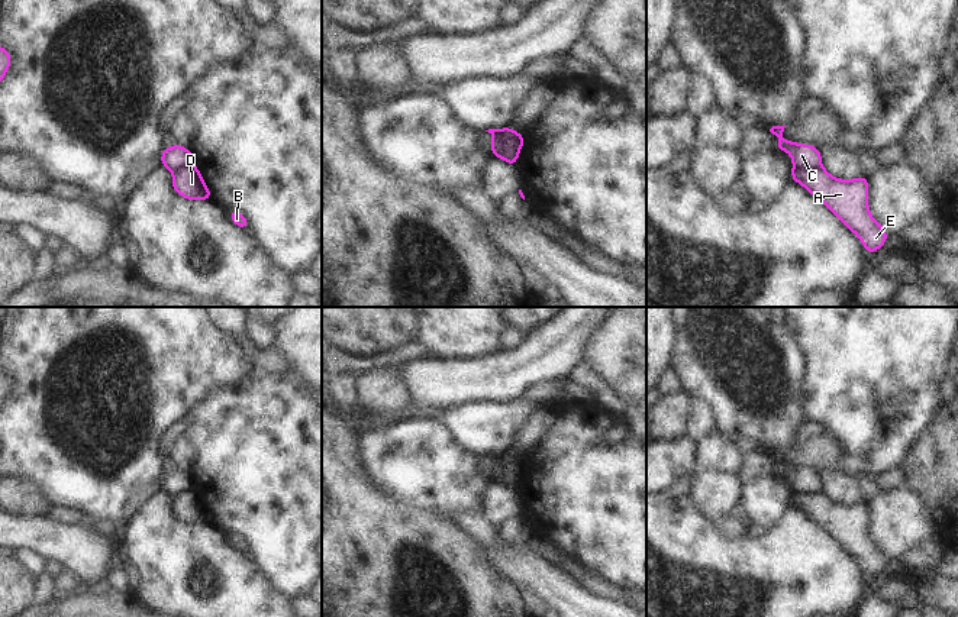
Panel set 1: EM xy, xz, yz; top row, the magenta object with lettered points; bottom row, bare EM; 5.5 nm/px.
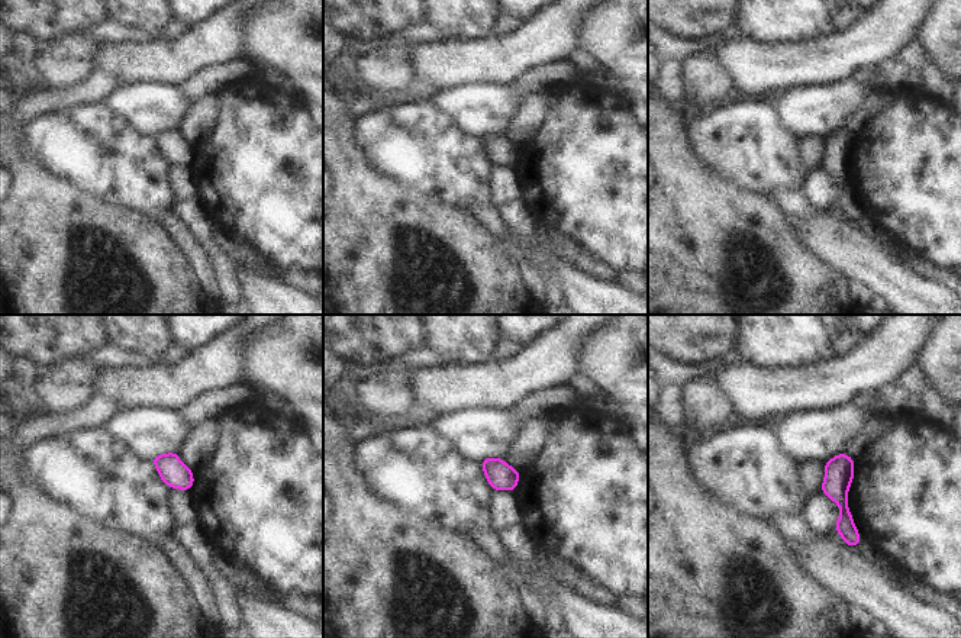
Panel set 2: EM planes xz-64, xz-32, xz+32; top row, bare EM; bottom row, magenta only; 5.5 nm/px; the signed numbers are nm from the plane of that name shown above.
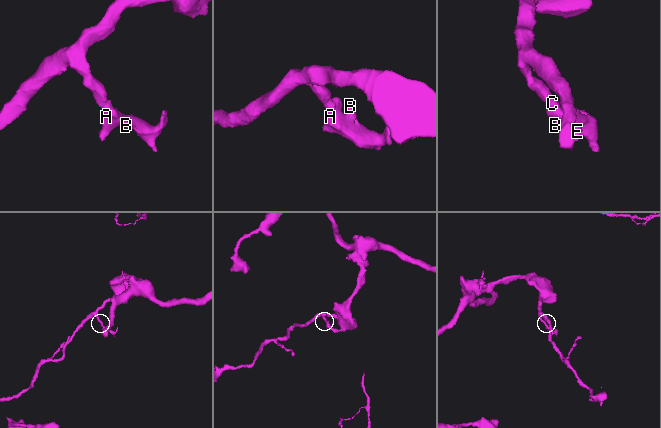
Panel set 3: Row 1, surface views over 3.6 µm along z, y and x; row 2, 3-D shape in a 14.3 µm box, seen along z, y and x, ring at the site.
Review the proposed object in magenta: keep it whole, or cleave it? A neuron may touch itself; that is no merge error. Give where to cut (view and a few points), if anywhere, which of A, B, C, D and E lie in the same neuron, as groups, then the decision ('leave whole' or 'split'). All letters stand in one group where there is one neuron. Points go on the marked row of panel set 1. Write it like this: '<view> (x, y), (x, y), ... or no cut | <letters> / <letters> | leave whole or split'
yz (793, 167), (821, 168) | A B D E / C | split

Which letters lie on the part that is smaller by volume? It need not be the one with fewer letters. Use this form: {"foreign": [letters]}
{"foreign": ["A", "B", "D", "E"]}

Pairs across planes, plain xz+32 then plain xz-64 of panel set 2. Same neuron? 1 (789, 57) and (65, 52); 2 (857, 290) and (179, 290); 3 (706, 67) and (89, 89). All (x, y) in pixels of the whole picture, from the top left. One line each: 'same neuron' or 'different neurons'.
1: different neurons
2: different neurons
3: different neurons

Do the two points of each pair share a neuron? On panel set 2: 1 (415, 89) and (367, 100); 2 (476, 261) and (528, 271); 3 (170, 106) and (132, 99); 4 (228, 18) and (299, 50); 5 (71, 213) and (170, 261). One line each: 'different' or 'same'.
1: same
2: different
3: same
4: different
5: same

